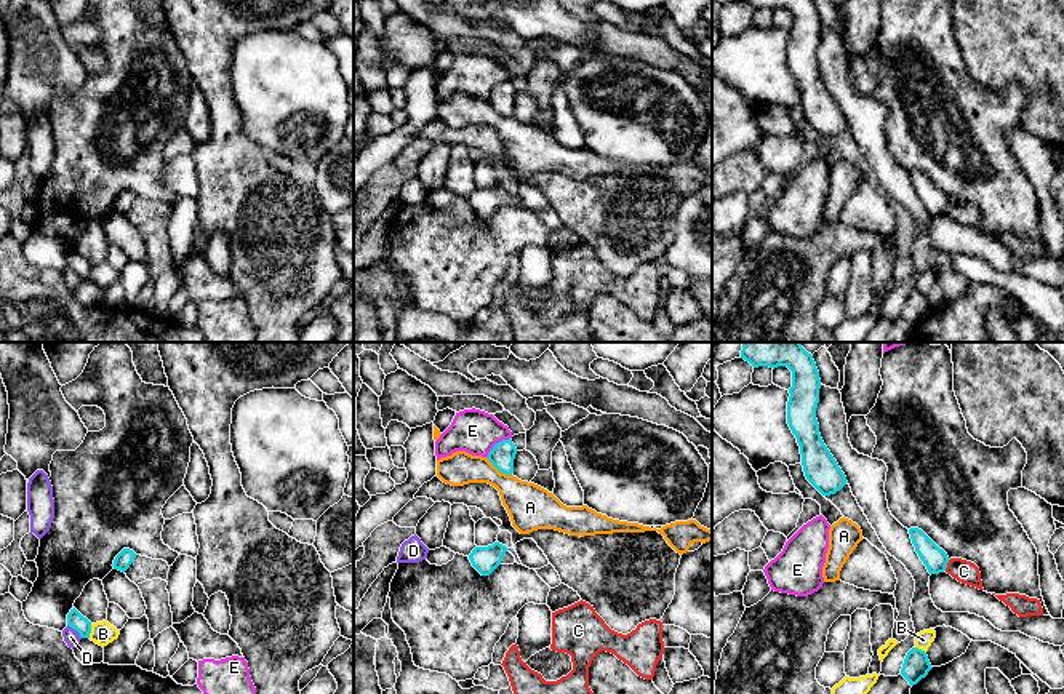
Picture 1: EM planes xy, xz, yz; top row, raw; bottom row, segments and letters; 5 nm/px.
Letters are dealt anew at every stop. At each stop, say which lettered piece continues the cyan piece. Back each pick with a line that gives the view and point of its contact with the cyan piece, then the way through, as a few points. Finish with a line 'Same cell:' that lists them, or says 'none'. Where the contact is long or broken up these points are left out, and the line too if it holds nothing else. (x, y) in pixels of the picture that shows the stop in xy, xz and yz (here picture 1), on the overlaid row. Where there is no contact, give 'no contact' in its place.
Same cell: none

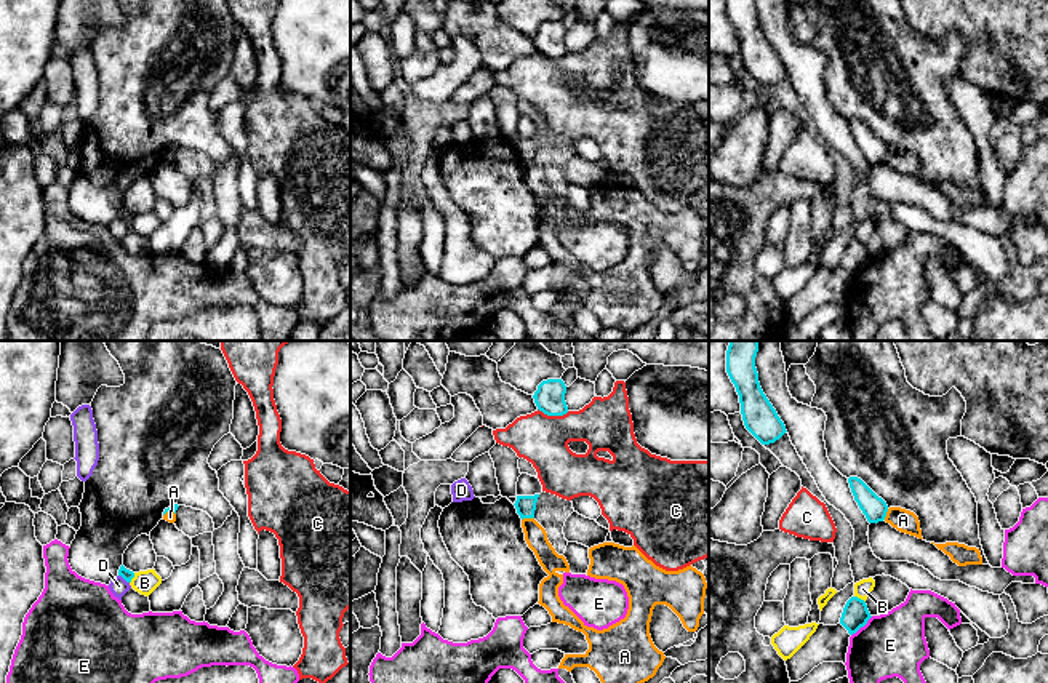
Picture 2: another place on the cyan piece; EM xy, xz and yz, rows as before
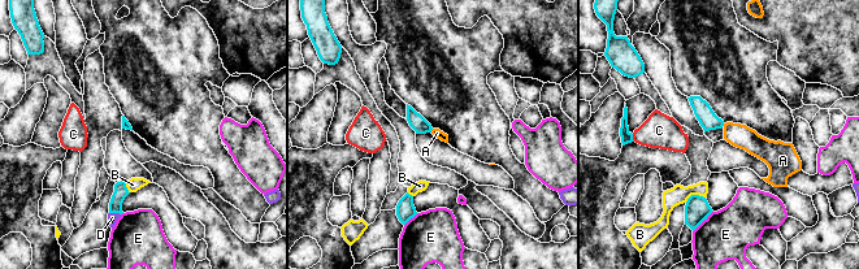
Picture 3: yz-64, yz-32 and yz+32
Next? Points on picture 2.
Same cell: none

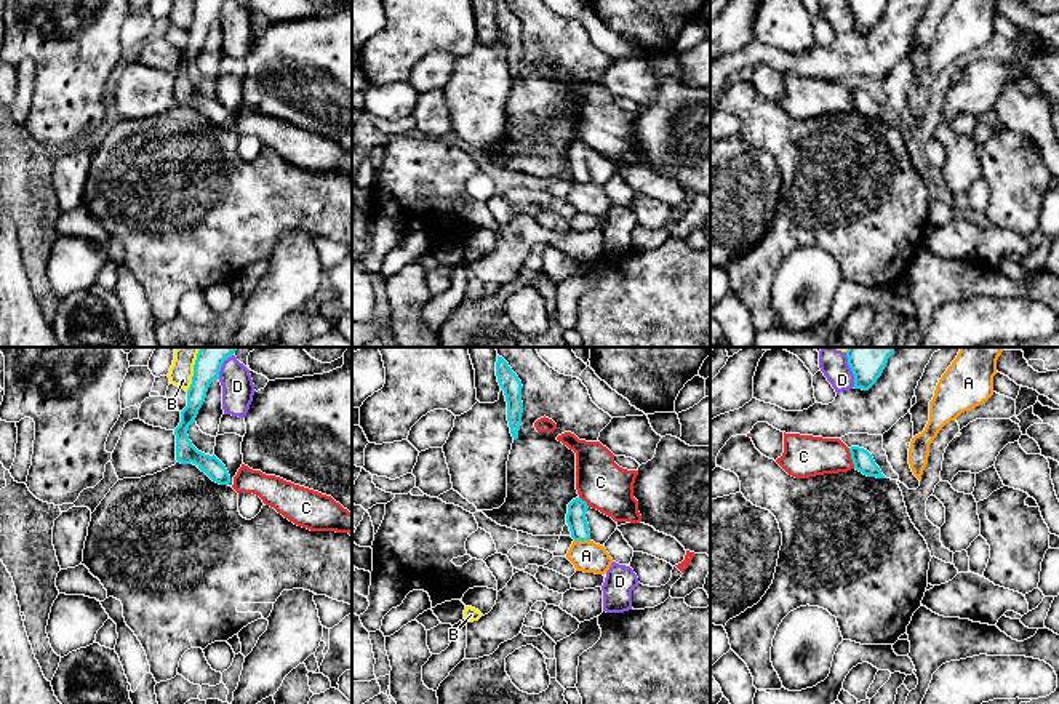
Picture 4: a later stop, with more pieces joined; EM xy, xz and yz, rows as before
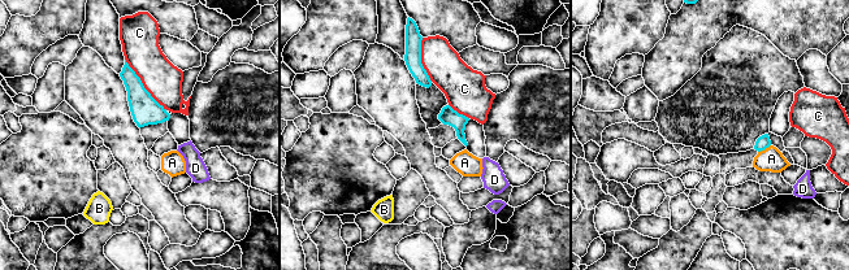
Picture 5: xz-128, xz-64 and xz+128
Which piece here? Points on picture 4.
Same cell: none

